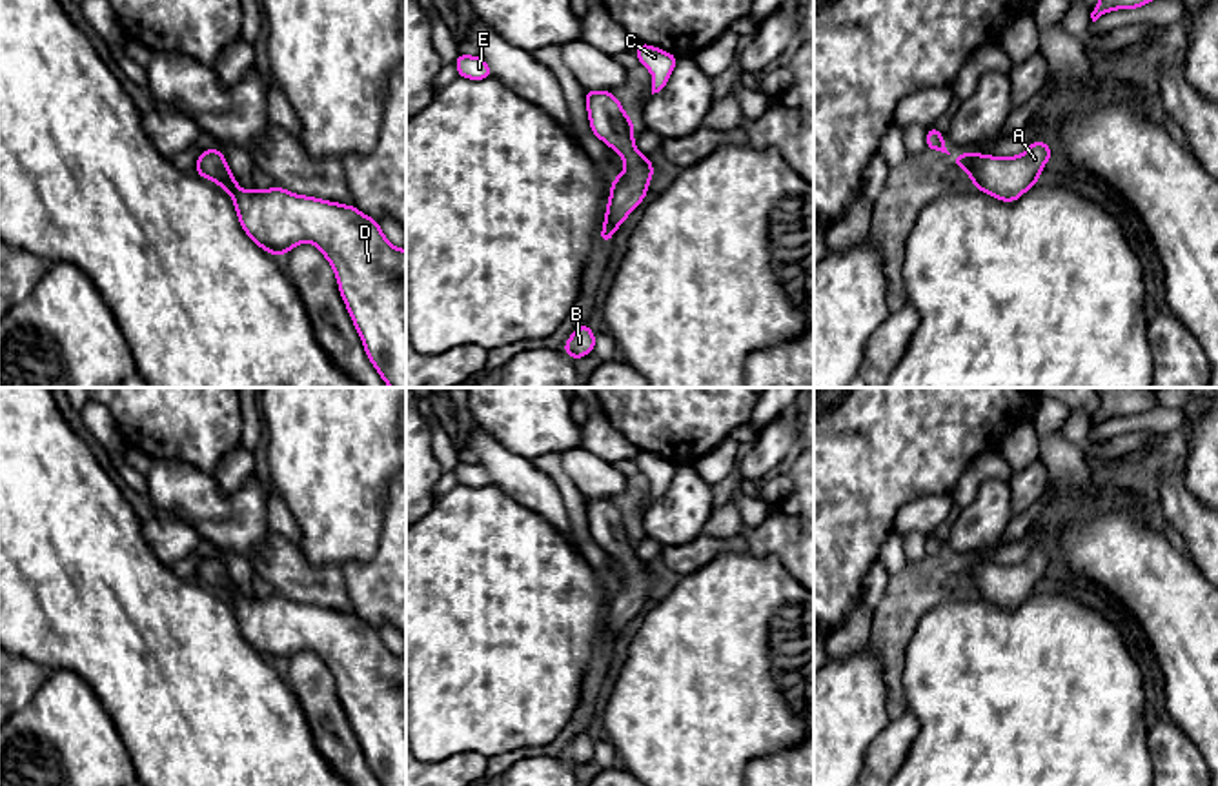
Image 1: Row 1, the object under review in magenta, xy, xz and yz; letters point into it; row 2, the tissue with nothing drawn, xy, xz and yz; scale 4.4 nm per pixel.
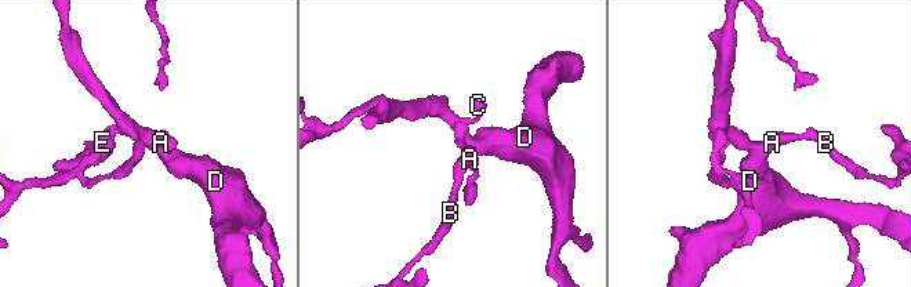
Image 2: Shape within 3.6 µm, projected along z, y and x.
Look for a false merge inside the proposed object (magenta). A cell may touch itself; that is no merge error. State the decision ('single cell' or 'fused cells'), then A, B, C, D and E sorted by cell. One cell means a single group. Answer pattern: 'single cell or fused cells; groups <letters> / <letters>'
single cell; groups A B C D E

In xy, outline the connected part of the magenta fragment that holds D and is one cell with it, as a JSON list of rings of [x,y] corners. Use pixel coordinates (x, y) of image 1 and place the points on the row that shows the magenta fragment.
[[[222,149],[202,151],[195,173],[215,180],[231,195],[242,229],[264,251],[282,257],[302,242],[320,249],[333,266],[339,291],[370,362],[390,388],[406,388],[406,249],[390,244],[379,222],[355,206],[293,195],[280,186],[266,191],[242,191],[228,167]]]

